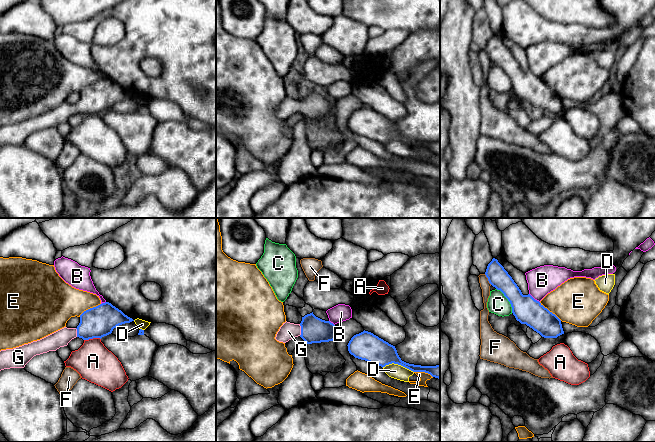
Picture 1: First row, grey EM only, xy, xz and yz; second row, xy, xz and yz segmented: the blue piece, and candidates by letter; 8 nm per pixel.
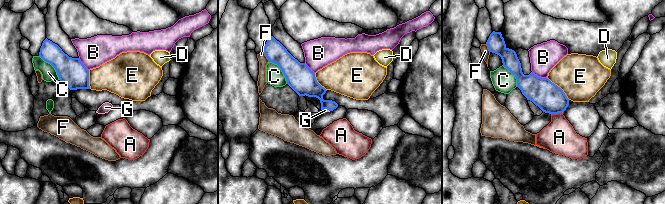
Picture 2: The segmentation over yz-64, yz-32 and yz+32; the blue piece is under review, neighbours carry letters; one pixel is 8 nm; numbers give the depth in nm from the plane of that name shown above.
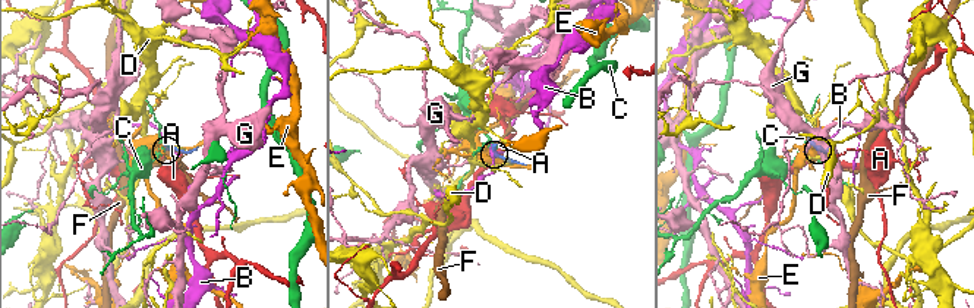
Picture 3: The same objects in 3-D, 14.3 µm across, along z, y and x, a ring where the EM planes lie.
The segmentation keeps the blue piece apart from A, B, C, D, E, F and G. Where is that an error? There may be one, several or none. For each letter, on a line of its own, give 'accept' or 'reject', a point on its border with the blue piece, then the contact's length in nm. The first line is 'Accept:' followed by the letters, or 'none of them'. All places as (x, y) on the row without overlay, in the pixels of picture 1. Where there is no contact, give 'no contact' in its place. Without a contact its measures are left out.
Accept: G
A: reject; meets blue in xy at (92, 114); contact 140 nm long
B: reject; meets blue in yz at (533, 74); contact 120 nm long
C: reject; meets blue in yz at (508, 76); contact 240 nm long
D: reject; meets blue in xz at (398, 140); contact 260 nm long
E: reject; meets blue in yz at (549, 87); contact 240 nm long
F: reject; meets blue in yz at (488, 55); contact 110 nm long
G: accept; meets blue in xz at (301, 106); contact 100 nm long

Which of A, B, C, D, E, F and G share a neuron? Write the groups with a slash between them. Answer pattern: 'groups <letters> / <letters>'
groups A / B / C / D / E / F / G

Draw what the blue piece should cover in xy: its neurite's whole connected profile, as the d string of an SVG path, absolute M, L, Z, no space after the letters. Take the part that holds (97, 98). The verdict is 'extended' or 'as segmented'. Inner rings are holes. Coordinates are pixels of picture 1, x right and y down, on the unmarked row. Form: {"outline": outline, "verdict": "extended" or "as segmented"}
{"outline": "M109 78L84 87L76 104L64 103L40 116L22 122L0 127L0 147L10 144L24 144L36 131L56 127L67 122L76 114L89 116L102 114L112 109L119 101L134 97Z", "verdict": "extended"}

